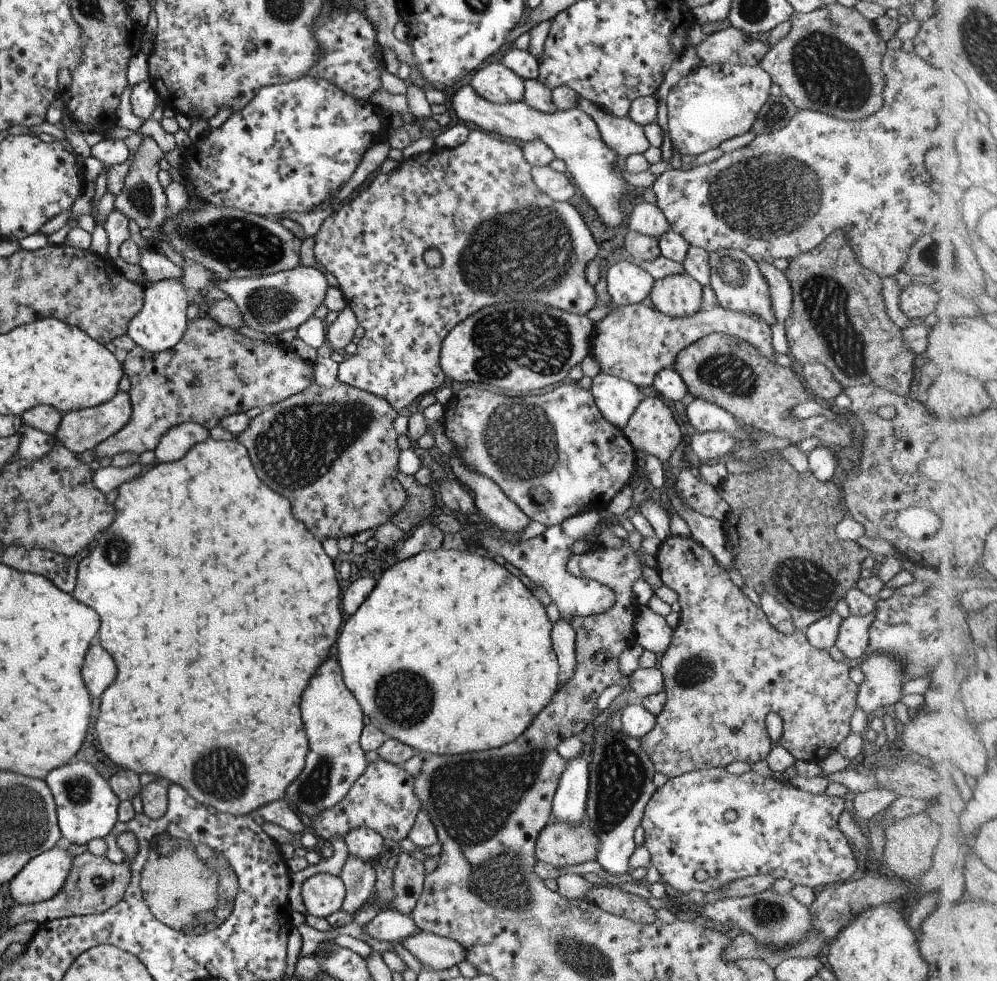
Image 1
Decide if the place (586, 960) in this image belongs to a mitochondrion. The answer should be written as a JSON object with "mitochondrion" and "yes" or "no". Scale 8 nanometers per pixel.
{"mitochondrion":"yes"}

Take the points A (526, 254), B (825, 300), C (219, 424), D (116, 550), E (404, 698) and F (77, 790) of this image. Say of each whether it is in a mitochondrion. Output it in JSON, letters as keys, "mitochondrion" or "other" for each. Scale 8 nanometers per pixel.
{"A":"mitochondrion","B":"mitochondrion","C":"other","D":"mitochondrion","E":"mitochondrion","F":"mitochondrion"}

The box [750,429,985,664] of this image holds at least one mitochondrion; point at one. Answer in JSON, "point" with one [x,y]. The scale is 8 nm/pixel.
{"point":[808,588]}

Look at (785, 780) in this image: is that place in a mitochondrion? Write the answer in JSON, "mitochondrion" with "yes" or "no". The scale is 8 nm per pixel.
{"mitochondrion":"no"}

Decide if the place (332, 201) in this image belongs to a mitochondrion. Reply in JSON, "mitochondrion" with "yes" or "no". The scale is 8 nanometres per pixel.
{"mitochondrion":"no"}

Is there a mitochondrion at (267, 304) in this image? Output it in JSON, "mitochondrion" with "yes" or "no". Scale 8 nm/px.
{"mitochondrion":"yes"}

